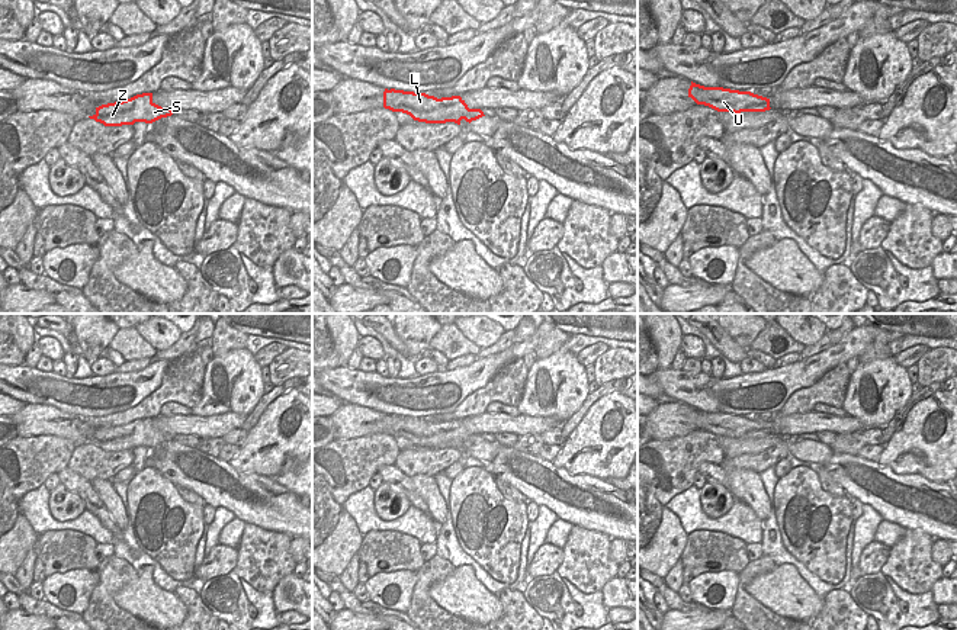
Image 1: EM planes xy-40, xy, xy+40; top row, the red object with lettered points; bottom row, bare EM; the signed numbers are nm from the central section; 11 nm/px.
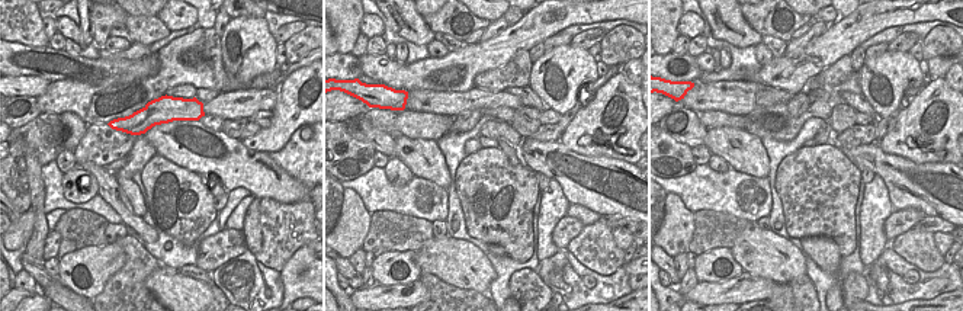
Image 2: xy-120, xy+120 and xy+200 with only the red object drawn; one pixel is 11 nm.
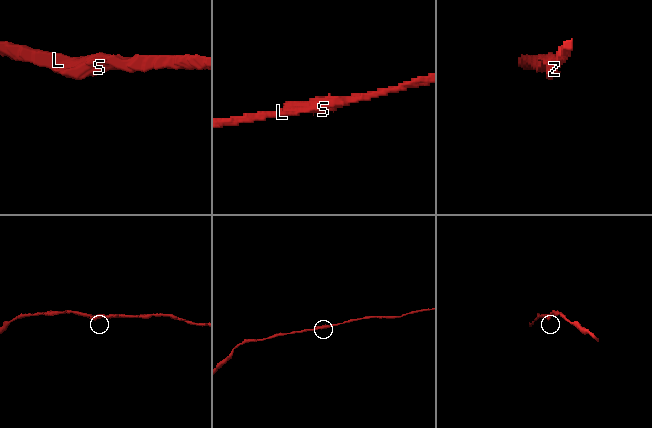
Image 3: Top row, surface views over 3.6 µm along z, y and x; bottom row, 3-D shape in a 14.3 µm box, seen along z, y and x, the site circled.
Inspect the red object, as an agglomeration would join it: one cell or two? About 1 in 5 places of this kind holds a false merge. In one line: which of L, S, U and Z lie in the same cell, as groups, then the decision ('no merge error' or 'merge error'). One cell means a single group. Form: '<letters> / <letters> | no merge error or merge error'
L S U Z | no merge error

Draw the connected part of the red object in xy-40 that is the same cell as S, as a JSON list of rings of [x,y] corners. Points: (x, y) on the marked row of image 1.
[[[142,93],[122,102],[102,105],[89,118],[105,126],[122,126],[134,125],[135,122],[152,123],[161,118],[171,116],[173,112],[168,107],[155,105],[152,93]]]

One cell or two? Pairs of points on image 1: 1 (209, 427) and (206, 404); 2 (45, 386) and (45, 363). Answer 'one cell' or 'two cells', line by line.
1: two cells
2: two cells

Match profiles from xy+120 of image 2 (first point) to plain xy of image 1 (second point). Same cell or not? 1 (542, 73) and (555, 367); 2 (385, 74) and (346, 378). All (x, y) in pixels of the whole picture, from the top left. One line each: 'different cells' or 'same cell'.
1: same cell
2: same cell

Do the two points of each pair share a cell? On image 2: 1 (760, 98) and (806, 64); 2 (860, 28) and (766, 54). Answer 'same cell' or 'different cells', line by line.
1: different cells
2: different cells

